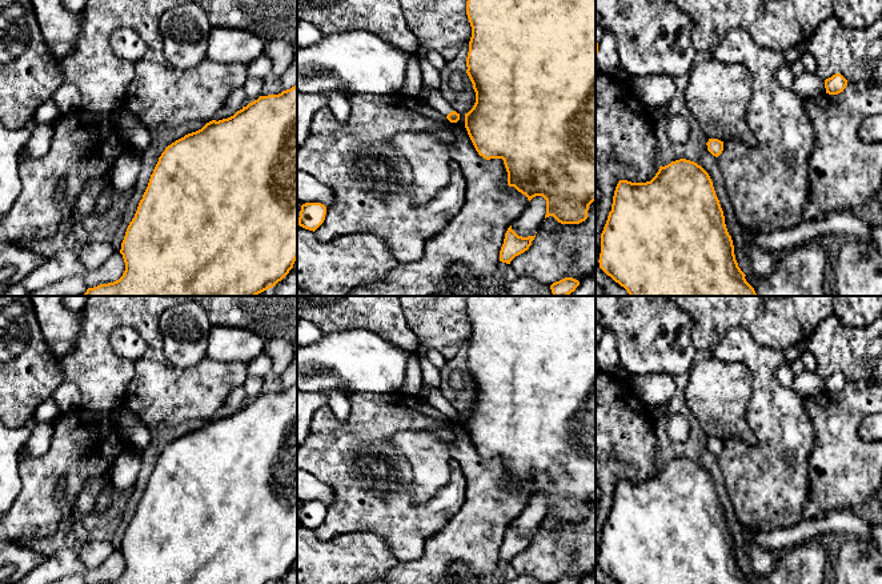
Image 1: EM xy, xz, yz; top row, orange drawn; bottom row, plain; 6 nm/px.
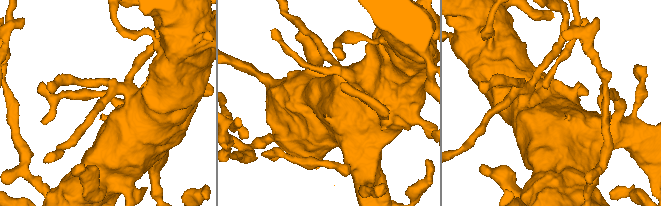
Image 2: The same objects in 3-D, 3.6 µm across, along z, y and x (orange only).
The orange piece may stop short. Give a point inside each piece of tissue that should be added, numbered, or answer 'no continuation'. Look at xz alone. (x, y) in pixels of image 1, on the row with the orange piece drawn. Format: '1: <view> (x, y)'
1: xz (435, 99)

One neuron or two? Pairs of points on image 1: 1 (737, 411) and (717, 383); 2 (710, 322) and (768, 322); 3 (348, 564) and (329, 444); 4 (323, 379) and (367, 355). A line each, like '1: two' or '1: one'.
1: one
2: one
3: two
4: one

